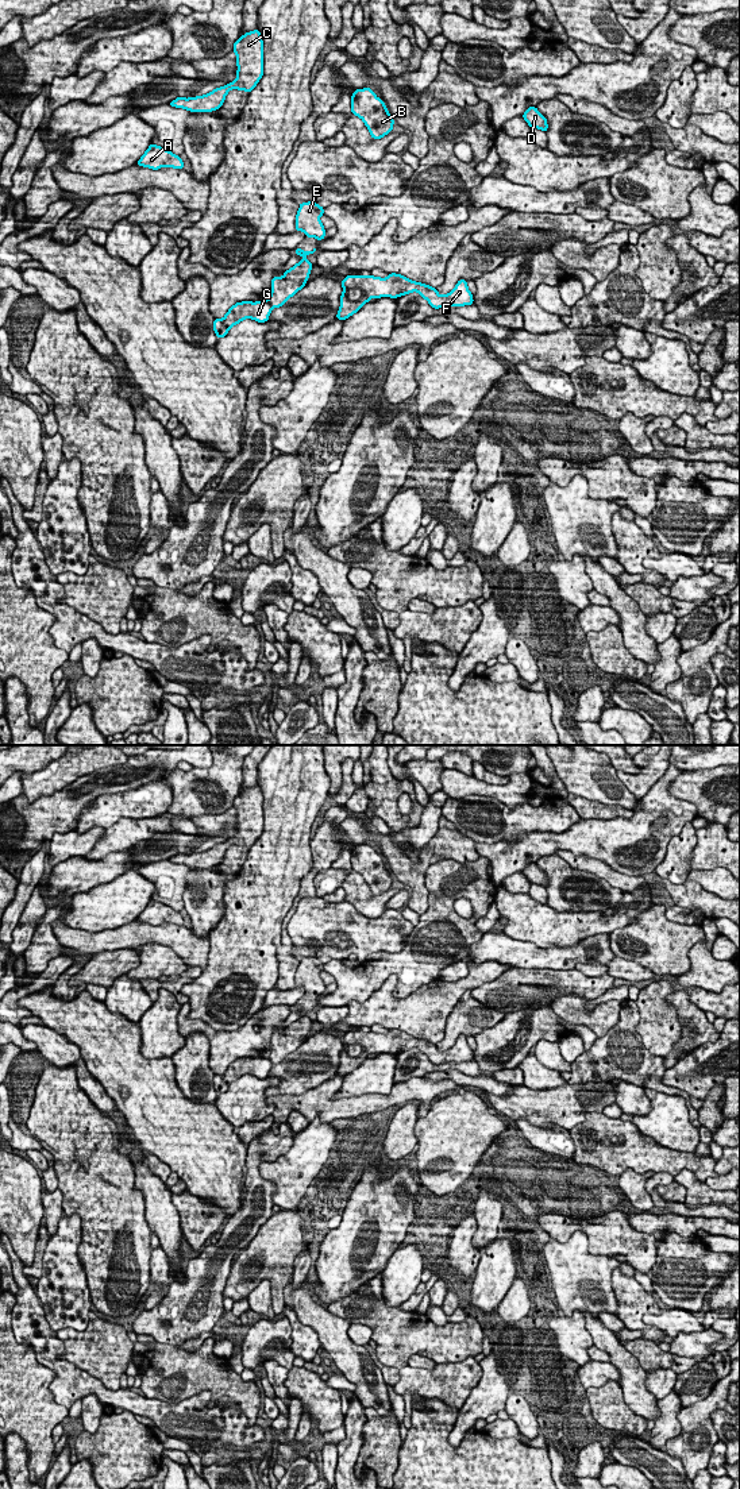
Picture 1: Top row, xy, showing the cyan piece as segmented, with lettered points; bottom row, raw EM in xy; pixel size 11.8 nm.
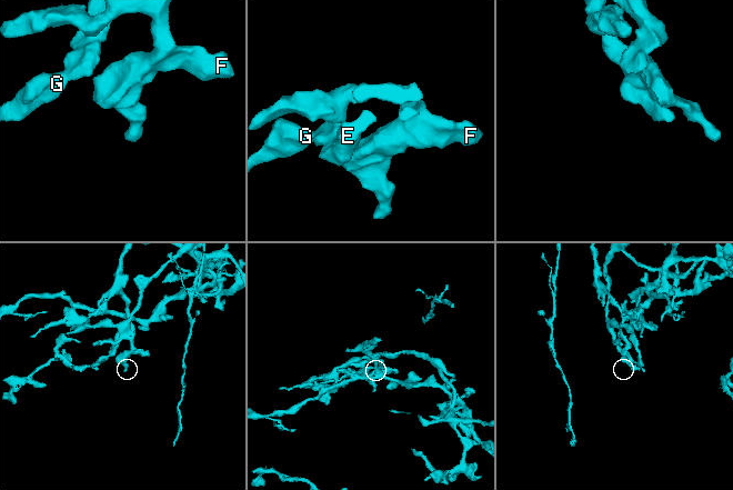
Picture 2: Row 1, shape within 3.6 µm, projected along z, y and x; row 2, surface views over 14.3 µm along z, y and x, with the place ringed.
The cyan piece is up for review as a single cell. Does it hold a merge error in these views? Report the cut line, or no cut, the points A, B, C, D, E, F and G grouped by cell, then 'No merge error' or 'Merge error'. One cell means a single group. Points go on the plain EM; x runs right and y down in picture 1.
Split along xy (268, 1054), (272, 1064). Groups: A F G / B C D E. Merge error

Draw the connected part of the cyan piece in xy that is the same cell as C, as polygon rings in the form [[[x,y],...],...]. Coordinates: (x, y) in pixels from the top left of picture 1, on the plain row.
[[[259,786],[246,788],[234,799],[236,836],[197,853],[177,853],[169,861],[190,868],[212,868],[221,864],[231,845],[251,848],[263,832],[263,796]]]

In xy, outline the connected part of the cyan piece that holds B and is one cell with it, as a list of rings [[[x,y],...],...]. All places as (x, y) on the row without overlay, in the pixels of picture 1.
[[[370,844],[352,849],[351,868],[363,876],[373,895],[381,895],[393,886],[394,876],[385,859]]]

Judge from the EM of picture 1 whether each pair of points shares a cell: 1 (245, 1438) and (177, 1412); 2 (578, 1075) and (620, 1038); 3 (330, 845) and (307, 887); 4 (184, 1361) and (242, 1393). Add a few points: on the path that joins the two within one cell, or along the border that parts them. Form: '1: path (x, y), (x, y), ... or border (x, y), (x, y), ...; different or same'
1: path (228, 1431), (212, 1430), (193, 1422); same
2: path (589, 1067), (609, 1049); same
3: path (323, 856), (309, 876); same
4: path (199, 1370), (214, 1373), (227, 1383); same

